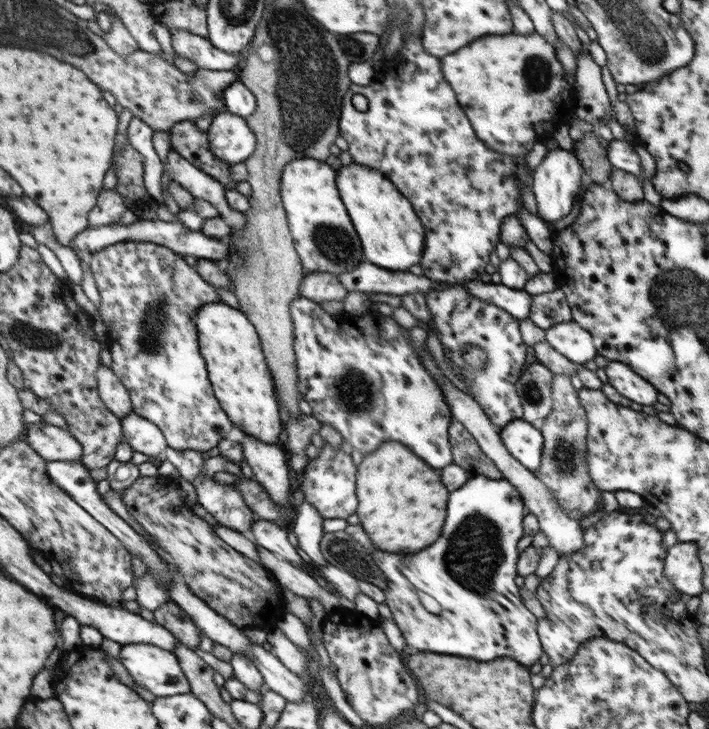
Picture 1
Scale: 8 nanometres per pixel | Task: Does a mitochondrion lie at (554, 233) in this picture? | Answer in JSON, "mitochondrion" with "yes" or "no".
{"mitochondrion":"no"}

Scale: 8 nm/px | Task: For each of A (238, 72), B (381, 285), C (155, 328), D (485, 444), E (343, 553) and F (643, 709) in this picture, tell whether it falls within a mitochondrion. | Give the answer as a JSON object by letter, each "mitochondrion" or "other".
{"A":"other","B":"other","C":"mitochondrion","D":"other","E":"mitochondrion","F":"other"}

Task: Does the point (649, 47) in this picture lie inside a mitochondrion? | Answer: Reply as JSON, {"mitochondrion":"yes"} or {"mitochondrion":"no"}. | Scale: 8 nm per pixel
{"mitochondrion":"yes"}

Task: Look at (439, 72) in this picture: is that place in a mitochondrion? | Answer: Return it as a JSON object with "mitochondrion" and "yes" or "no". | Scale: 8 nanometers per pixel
{"mitochondrion":"no"}

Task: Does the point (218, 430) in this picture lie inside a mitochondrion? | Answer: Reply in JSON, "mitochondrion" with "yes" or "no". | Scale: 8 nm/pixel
{"mitochondrion":"no"}

